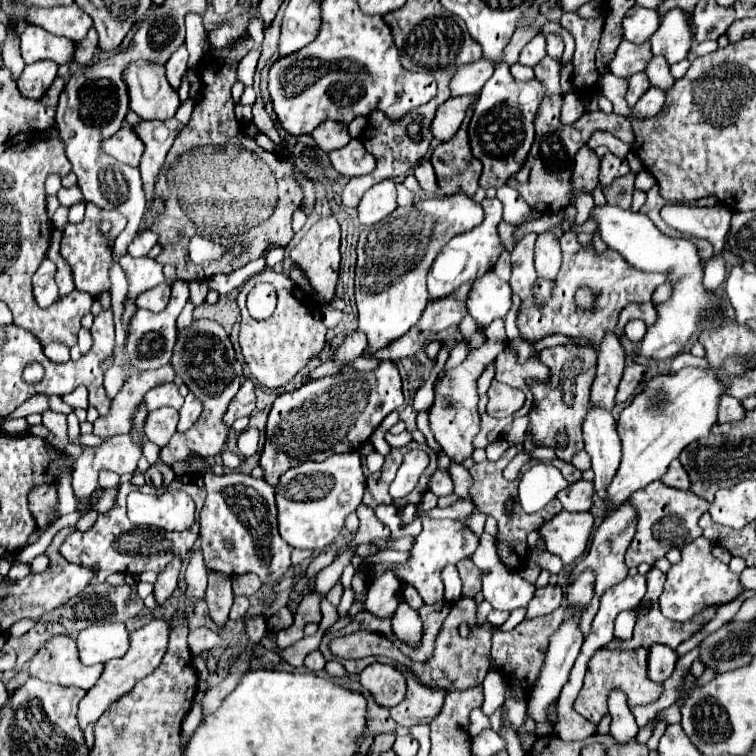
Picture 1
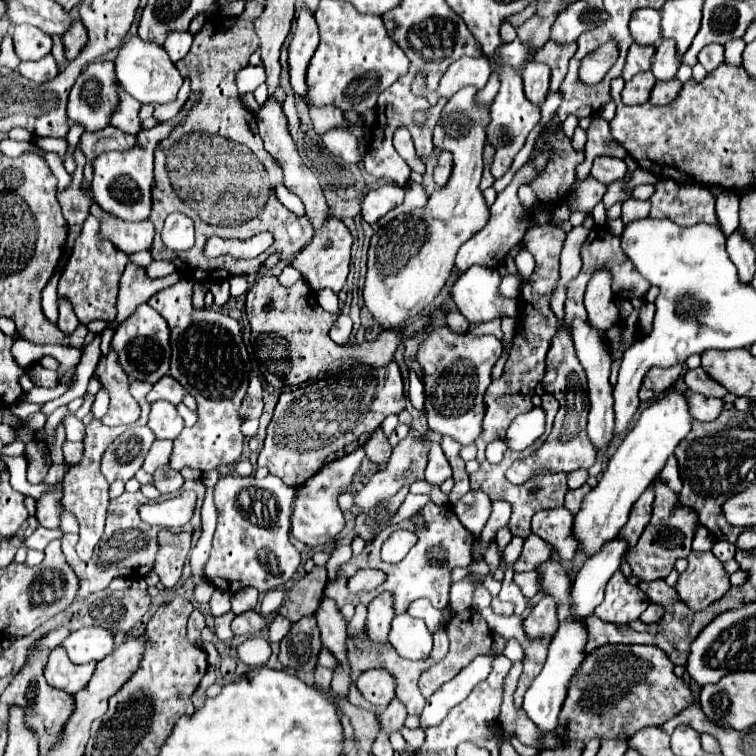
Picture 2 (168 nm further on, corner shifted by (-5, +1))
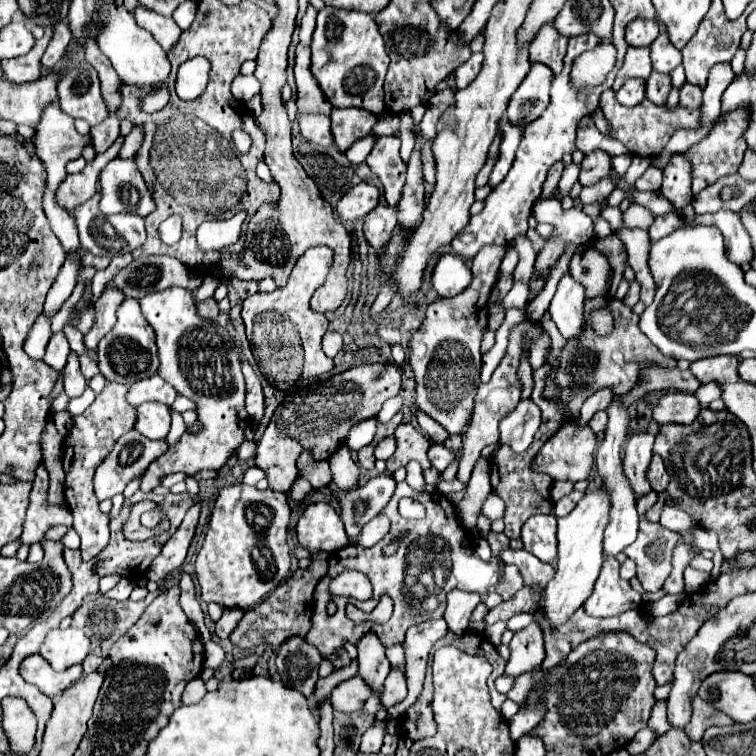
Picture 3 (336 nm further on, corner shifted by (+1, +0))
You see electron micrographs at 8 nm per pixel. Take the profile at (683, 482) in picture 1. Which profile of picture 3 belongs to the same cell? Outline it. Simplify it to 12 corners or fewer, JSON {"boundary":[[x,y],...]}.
{"boundary":[[652,455],[648,481],[654,491],[666,491],[668,473],[660,455]]}

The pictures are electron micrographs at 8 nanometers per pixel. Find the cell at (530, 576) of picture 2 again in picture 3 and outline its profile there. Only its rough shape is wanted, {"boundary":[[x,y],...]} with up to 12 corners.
{"boundary":[[506,563],[502,579],[496,585],[508,601],[522,585],[520,571]]}

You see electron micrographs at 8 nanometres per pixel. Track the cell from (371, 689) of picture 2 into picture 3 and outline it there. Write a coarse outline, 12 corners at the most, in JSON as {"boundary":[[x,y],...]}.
{"boundary":[[356,675],[334,687],[336,711],[360,711],[372,689]]}

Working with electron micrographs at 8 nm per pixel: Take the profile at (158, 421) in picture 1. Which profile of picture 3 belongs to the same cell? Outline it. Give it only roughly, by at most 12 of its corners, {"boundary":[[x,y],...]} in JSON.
{"boundary":[[142,403],[134,429],[148,439],[170,431],[170,411],[162,403]]}

